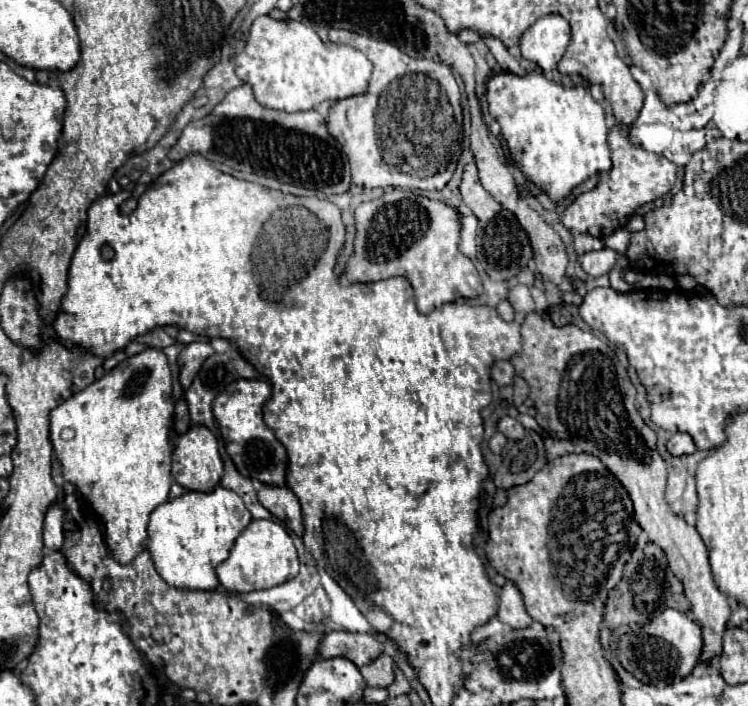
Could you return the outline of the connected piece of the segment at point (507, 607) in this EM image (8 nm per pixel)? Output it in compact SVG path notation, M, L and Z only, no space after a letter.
M507 581L503 587L501 587L501 601L499 601L499 613L497 613L499 621L515 627L515 629L521 629L521 627L527 627L531 625L531 617L529 613L525 611L525 605L523 605L523 597L517 589L517 585L513 581Z

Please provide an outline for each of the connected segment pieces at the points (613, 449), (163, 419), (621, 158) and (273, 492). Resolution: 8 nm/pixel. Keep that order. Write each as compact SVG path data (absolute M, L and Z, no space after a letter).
M529 313L521 325L521 351L513 355L509 361L515 367L515 373L523 377L529 385L529 397L535 403L537 409L537 423L561 439L571 439L581 451L597 455L607 469L621 481L621 485L627 489L633 509L635 509L635 521L641 525L641 529L649 535L649 541L659 545L669 561L669 569L675 573L675 577L683 583L685 597L691 603L691 613L697 619L697 623L703 629L703 653L699 661L711 661L713 657L721 655L723 645L723 631L727 627L727 621L731 617L731 607L727 603L727 597L717 589L713 583L707 547L703 539L699 537L697 529L671 513L667 501L665 501L665 483L667 483L667 467L661 455L657 453L657 435L651 427L645 425L641 419L637 407L635 407L635 387L623 387L627 379L625 367L617 361L615 351L603 343L593 333L581 331L575 325L555 327L549 319L543 319L541 313Z
M145 349L127 357L49 413L49 439L61 463L63 479L73 483L103 519L107 547L121 565L131 563L135 555L147 549L149 515L169 499L171 391L165 353Z
M619 123L609 133L609 149L611 149L613 167L607 173L599 175L601 187L597 183L597 187L593 191L581 193L563 211L561 223L569 231L579 231L579 233L587 233L591 237L603 239L603 237L611 235L615 229L619 229L619 225L625 225L629 221L629 217L637 211L637 207L651 203L671 191L675 177L677 177L677 167L661 155L643 151L641 147L631 145L627 141L627 137L621 133L621 127L625 127L625 125Z
M267 487L259 489L259 503L277 519L281 519L297 537L303 537L301 507L295 493L289 487Z

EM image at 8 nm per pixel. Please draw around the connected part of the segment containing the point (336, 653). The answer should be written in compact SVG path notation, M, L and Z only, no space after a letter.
M331 631L325 633L319 643L319 657L345 657L357 667L363 667L377 659L383 651L383 643L371 633L349 633Z

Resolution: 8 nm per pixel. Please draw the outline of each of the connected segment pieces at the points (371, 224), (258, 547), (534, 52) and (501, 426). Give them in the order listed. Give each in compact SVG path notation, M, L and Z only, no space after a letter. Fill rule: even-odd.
M393 189L389 193L383 193L381 197L373 201L365 201L355 209L355 249L345 265L345 277L349 283L371 283L381 281L389 277L407 277L415 291L415 303L419 313L431 313L435 307L455 301L457 297L473 299L483 293L483 285L479 279L479 273L471 259L467 259L457 243L459 243L459 231L461 231L461 213L443 203L433 201L421 195L415 195L405 189Z
M251 521L249 527L235 539L229 557L217 565L217 579L229 593L249 593L275 587L289 581L299 571L299 559L289 533L275 521Z
M545 15L521 35L519 49L527 61L537 63L543 71L551 71L561 61L569 39L569 23L561 15Z
M507 415L497 421L497 429L499 429L507 439L513 439L513 441L519 441L519 439L525 435L523 425L521 425L517 419L507 417Z

